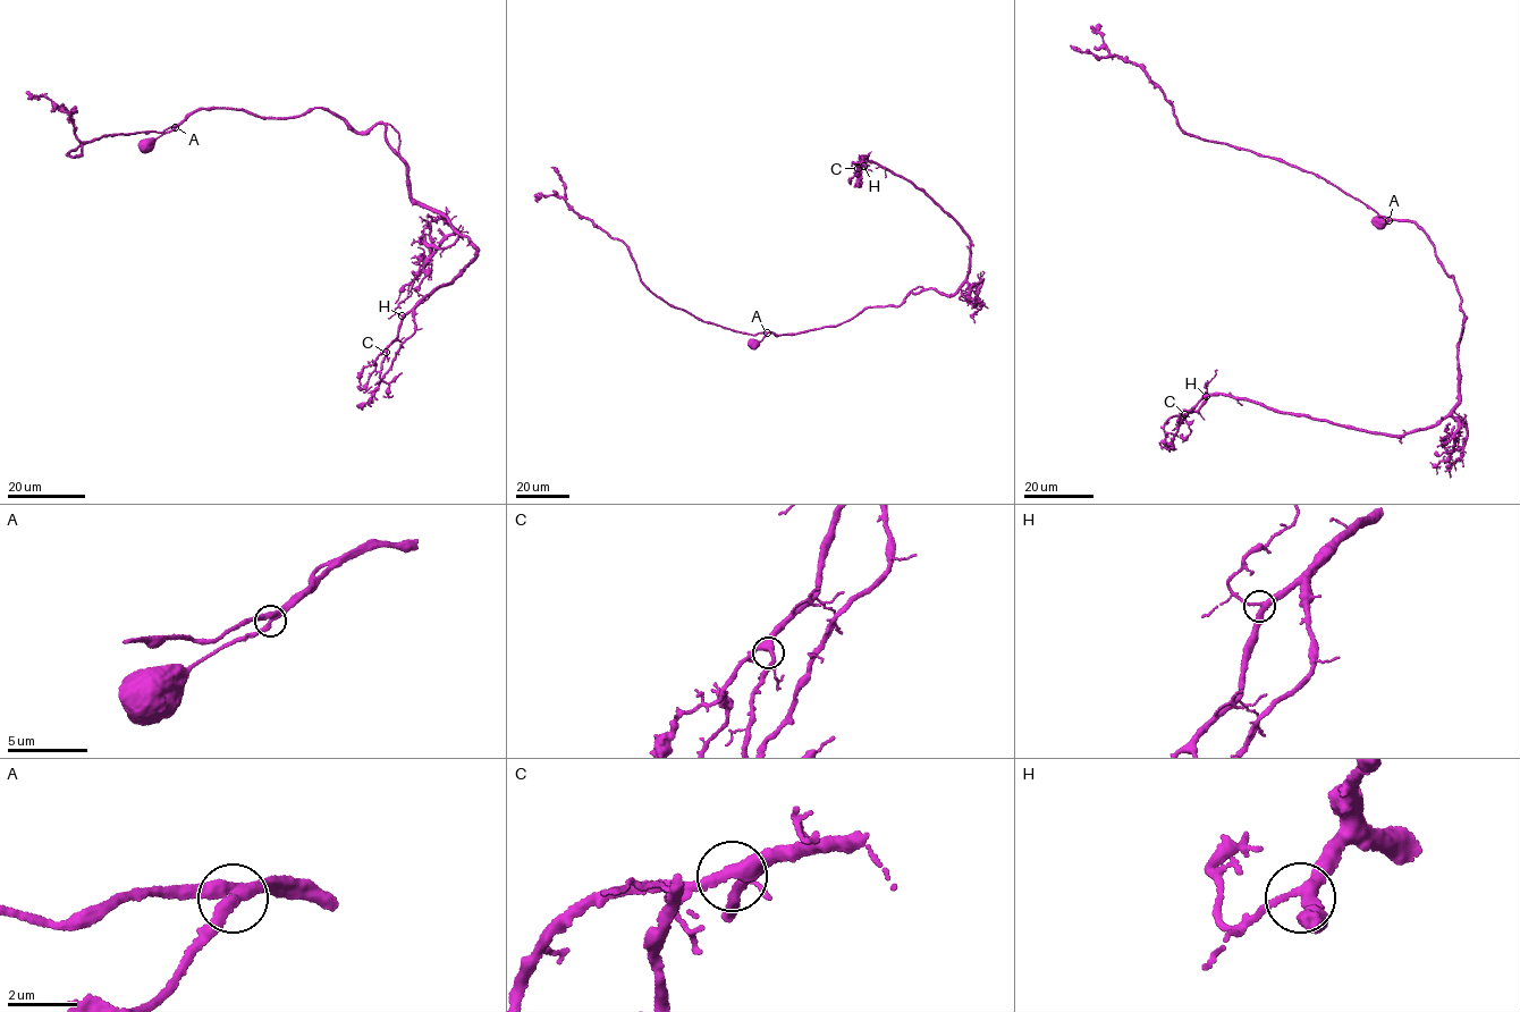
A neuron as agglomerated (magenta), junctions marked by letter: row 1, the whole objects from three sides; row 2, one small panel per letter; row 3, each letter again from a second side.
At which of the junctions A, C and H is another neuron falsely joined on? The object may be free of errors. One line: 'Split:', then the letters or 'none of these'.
Split: none of these

